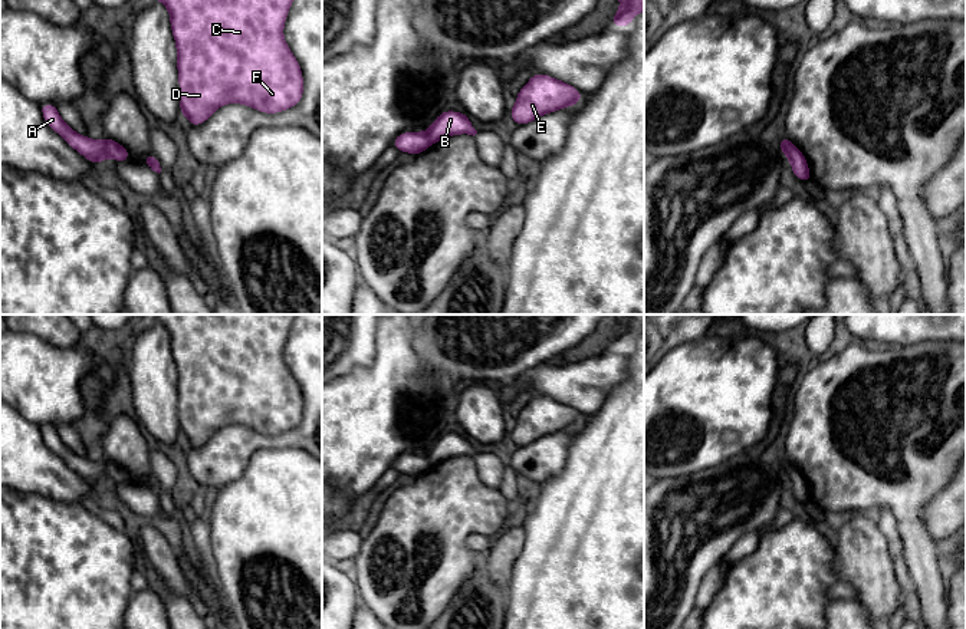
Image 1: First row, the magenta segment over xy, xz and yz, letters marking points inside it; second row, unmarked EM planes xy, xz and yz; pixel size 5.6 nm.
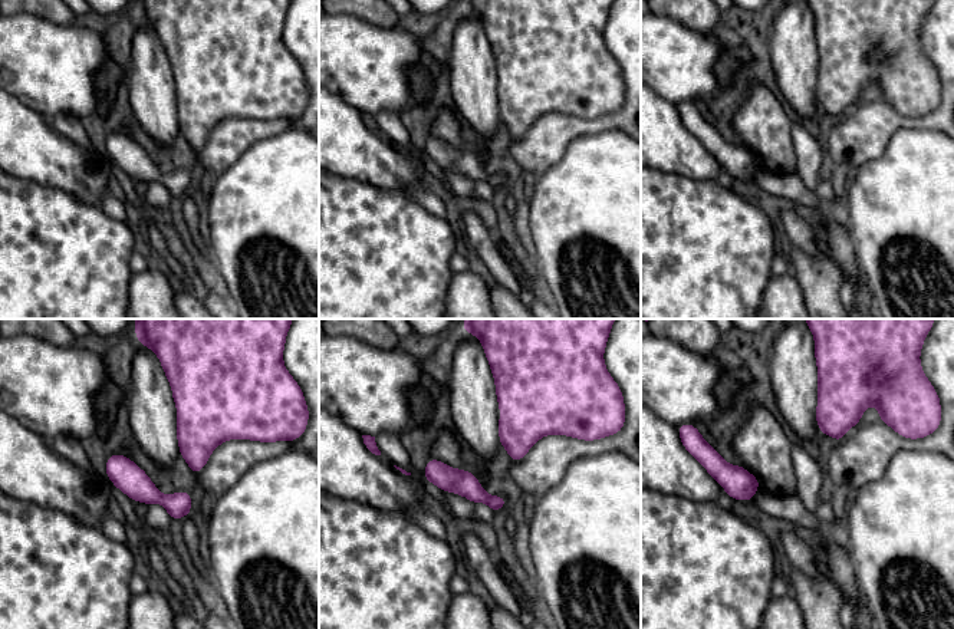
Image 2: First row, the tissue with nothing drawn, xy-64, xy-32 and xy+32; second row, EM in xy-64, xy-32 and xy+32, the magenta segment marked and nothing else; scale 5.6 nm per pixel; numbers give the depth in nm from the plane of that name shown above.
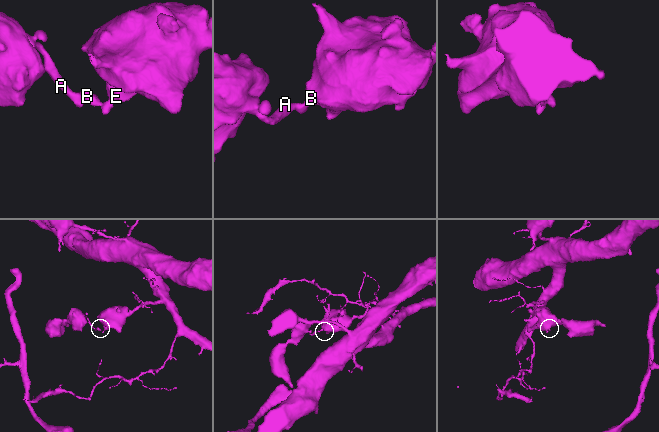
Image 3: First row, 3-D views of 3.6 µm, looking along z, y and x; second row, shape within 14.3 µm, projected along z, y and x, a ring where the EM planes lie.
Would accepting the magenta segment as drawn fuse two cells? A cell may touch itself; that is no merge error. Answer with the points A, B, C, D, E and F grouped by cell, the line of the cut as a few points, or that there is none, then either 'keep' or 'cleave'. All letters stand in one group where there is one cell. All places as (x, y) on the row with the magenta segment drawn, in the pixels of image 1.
groups A / B C D E F; cut xy (104, 141), (108, 155); cleave

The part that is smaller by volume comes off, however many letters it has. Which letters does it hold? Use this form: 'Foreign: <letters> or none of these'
Foreign: A

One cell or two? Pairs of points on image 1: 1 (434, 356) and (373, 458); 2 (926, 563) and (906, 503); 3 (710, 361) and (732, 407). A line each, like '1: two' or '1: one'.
1: two
2: one
3: one

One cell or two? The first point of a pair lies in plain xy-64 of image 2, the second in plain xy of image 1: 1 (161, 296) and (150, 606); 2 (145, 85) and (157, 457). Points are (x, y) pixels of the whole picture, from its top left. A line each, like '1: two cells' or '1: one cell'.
1: one cell
2: two cells

